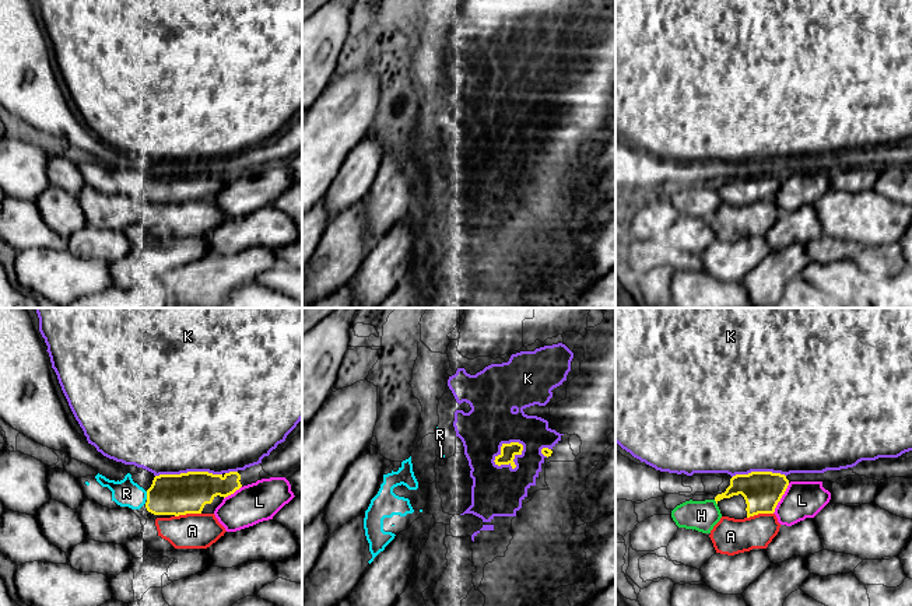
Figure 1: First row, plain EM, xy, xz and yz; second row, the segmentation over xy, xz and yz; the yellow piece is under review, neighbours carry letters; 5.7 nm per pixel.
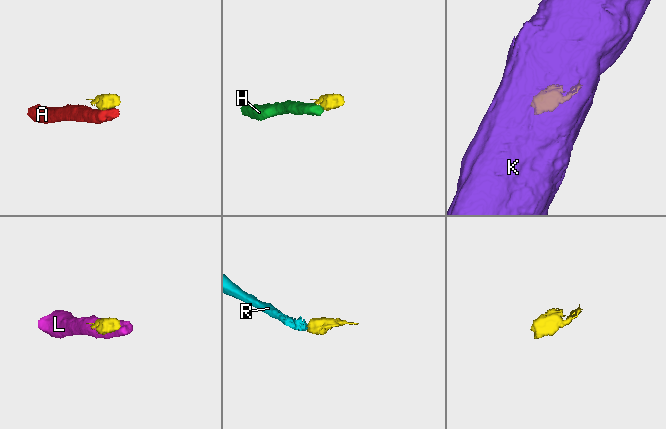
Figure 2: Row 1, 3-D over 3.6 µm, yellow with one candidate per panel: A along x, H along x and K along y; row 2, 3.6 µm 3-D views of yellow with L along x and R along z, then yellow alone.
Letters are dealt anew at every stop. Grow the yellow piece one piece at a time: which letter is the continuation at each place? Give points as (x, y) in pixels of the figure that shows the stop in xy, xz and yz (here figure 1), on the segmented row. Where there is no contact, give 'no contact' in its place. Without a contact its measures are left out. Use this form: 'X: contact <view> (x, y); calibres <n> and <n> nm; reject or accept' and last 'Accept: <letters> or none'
A: contact xy (188, 512); calibres 240 and 200 nm; reject
H: contact yz (716, 503); calibres 190 and 180 nm; reject
K: contact xz (504, 444); calibres 90 and 280 nm; reject
L: contact yz (781, 497); calibres 220 and 220 nm; reject
R: contact xy (147, 496); calibres 240 and 160 nm; accept
Accept: R

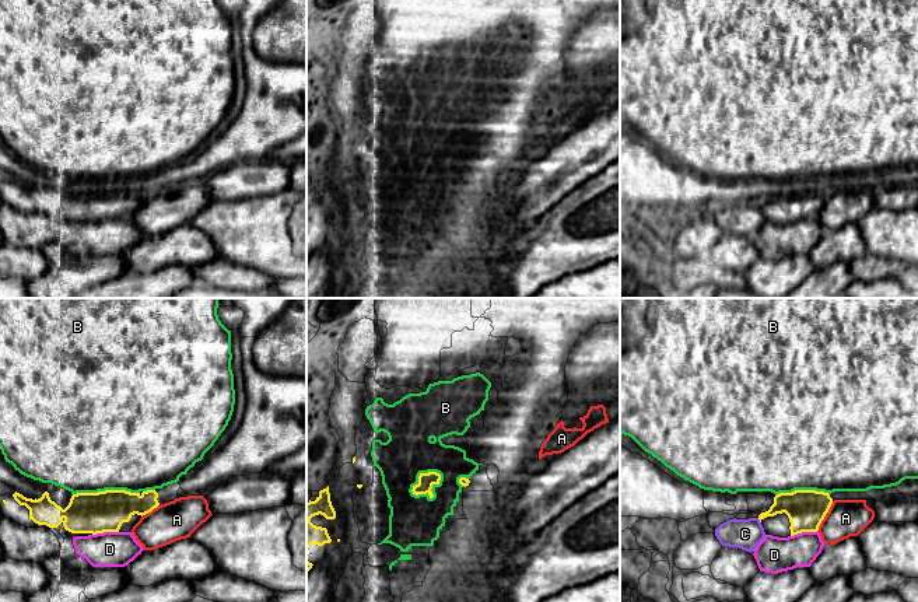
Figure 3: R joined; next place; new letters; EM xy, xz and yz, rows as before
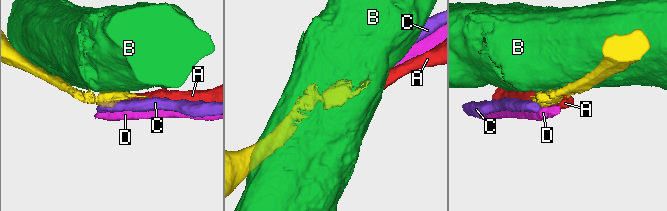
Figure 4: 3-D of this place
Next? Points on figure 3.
A: contact yz (824, 515); calibres 220 and 220 nm; reject
B: contact xz (421, 473); calibres 90 and 280 nm; reject
C: contact yz (760, 521); calibres 190 and 180 nm; reject
D: contact xy (105, 531); calibres 240 and 200 nm; reject
Accept: none

